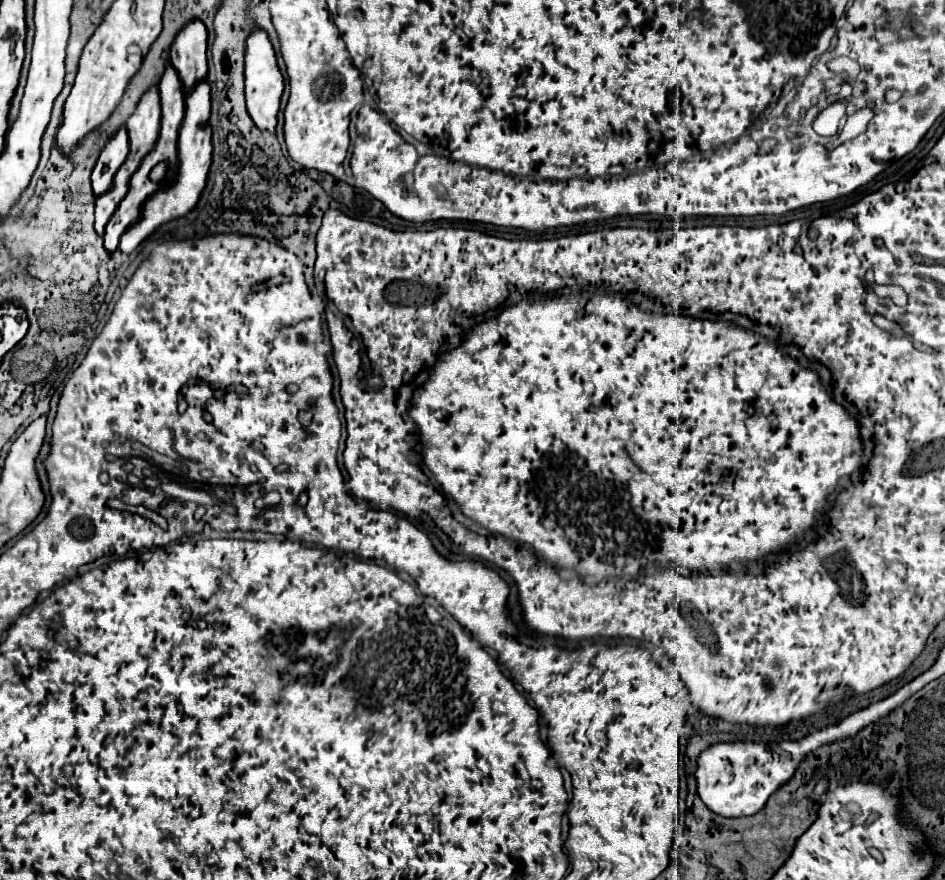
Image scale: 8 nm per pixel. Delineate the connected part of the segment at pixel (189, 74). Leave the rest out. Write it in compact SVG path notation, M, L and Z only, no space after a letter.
M201 21L189 23L171 47L171 65L181 77L185 93L201 81L207 81L207 27Z

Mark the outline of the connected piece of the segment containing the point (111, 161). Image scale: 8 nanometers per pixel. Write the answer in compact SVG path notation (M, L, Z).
M121 127L105 145L93 169L91 181L93 181L95 197L101 197L111 189L113 177L119 171L119 167L125 163L127 155L129 155L129 139L127 139L127 131Z

